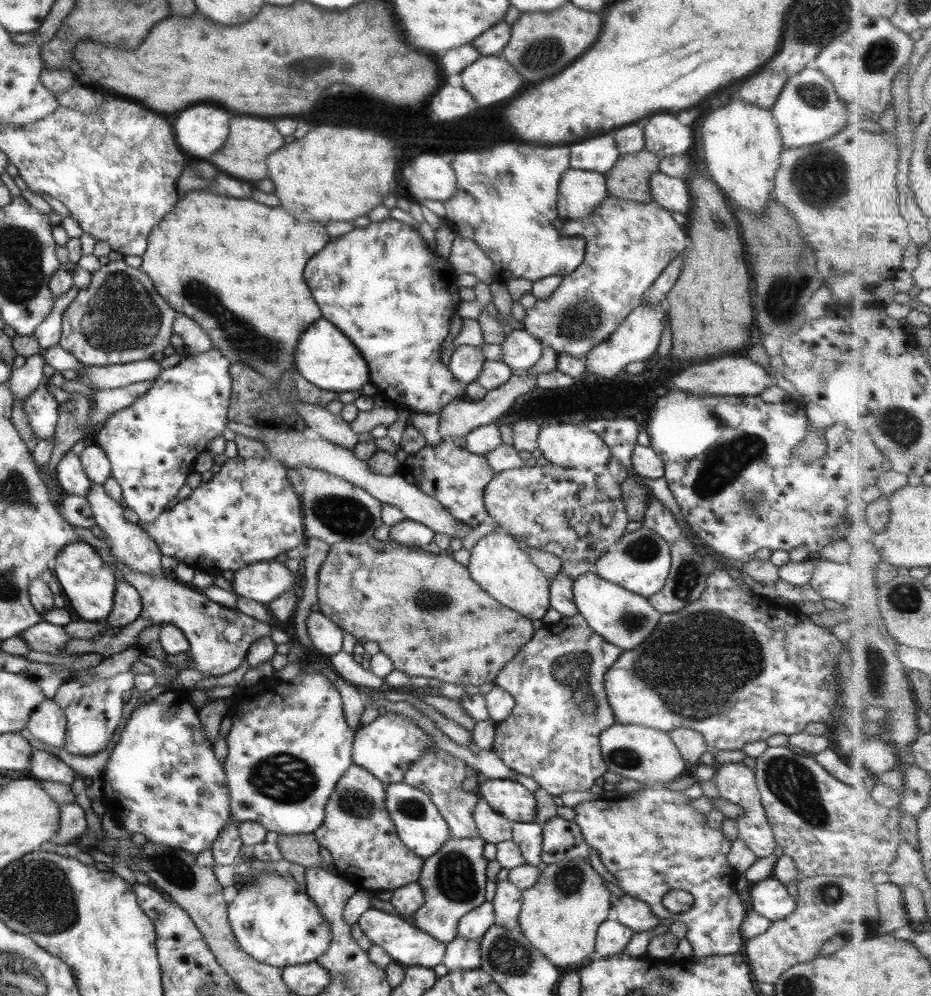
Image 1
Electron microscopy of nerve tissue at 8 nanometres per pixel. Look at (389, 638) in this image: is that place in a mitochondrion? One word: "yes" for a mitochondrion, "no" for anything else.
no

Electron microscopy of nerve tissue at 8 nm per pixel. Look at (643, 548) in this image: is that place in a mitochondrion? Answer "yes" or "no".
yes

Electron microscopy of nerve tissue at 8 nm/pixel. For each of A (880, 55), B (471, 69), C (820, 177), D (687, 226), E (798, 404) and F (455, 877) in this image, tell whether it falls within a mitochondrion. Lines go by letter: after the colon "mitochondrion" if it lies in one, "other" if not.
A: mitochondrion
B: other
C: mitochondrion
D: other
E: other
F: mitochondrion

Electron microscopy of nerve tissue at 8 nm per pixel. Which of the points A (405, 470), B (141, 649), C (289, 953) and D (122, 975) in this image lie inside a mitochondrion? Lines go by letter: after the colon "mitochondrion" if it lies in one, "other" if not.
A: other
B: other
C: other
D: other

